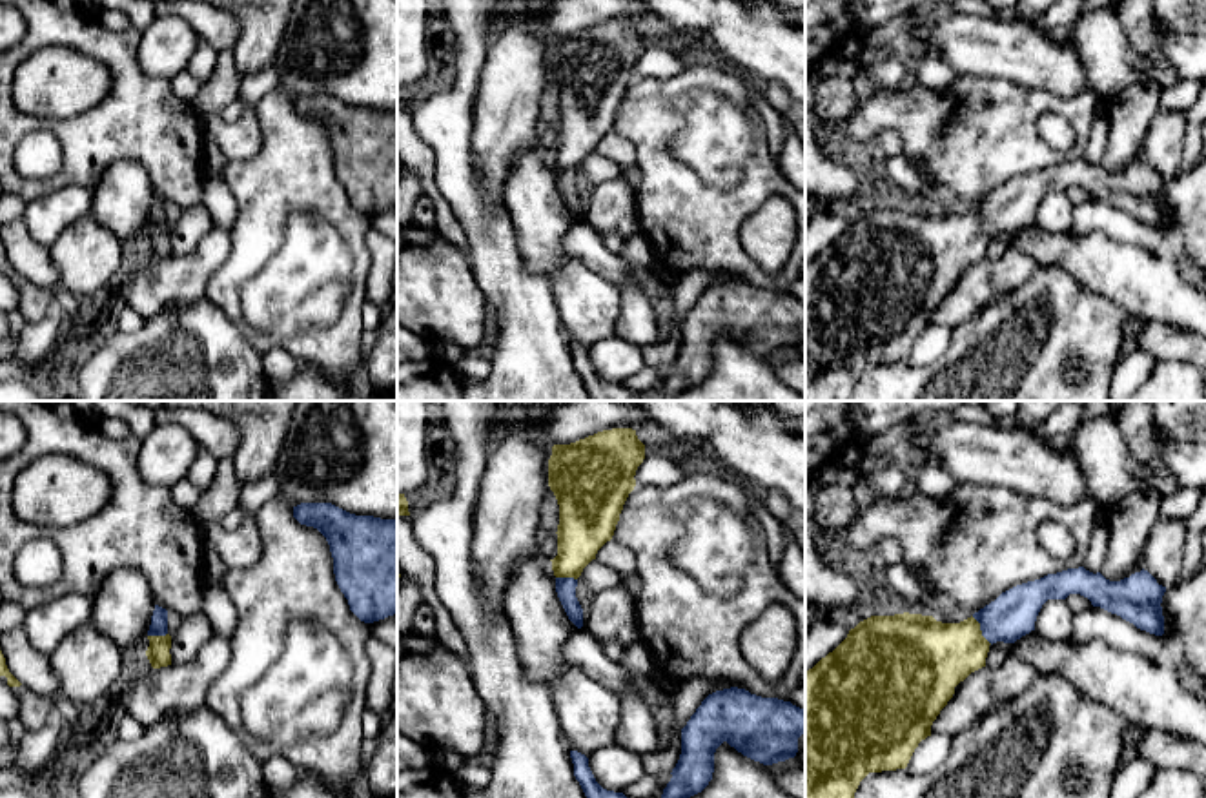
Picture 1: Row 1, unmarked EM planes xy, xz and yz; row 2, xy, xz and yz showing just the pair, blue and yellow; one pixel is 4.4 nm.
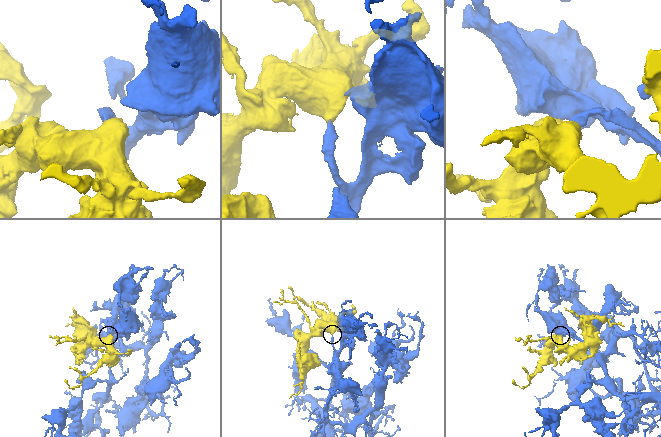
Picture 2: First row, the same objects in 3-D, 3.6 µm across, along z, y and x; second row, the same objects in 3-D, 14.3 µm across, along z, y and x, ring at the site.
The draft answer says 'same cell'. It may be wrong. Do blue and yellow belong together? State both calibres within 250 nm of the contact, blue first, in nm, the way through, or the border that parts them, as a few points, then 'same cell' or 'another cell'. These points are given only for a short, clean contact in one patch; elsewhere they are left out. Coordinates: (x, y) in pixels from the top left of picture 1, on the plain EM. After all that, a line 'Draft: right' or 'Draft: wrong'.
200/320 nm | across yz (1008, 210), (981, 221), (960, 241), (931, 248) | same cell
Draft: right

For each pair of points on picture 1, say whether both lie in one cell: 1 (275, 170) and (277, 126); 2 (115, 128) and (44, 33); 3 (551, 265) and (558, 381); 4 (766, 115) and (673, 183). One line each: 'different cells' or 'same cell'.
1: same cell
2: same cell
3: different cells
4: different cells

